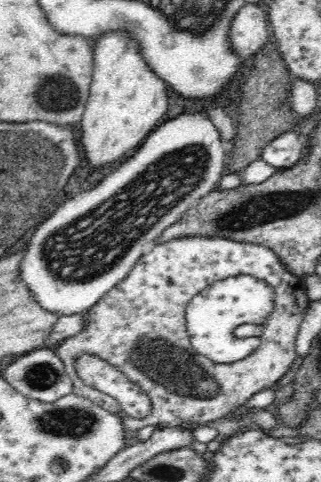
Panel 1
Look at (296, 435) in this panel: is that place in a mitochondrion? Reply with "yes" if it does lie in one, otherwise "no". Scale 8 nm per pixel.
no

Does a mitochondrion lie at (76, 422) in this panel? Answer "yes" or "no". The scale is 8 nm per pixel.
yes

